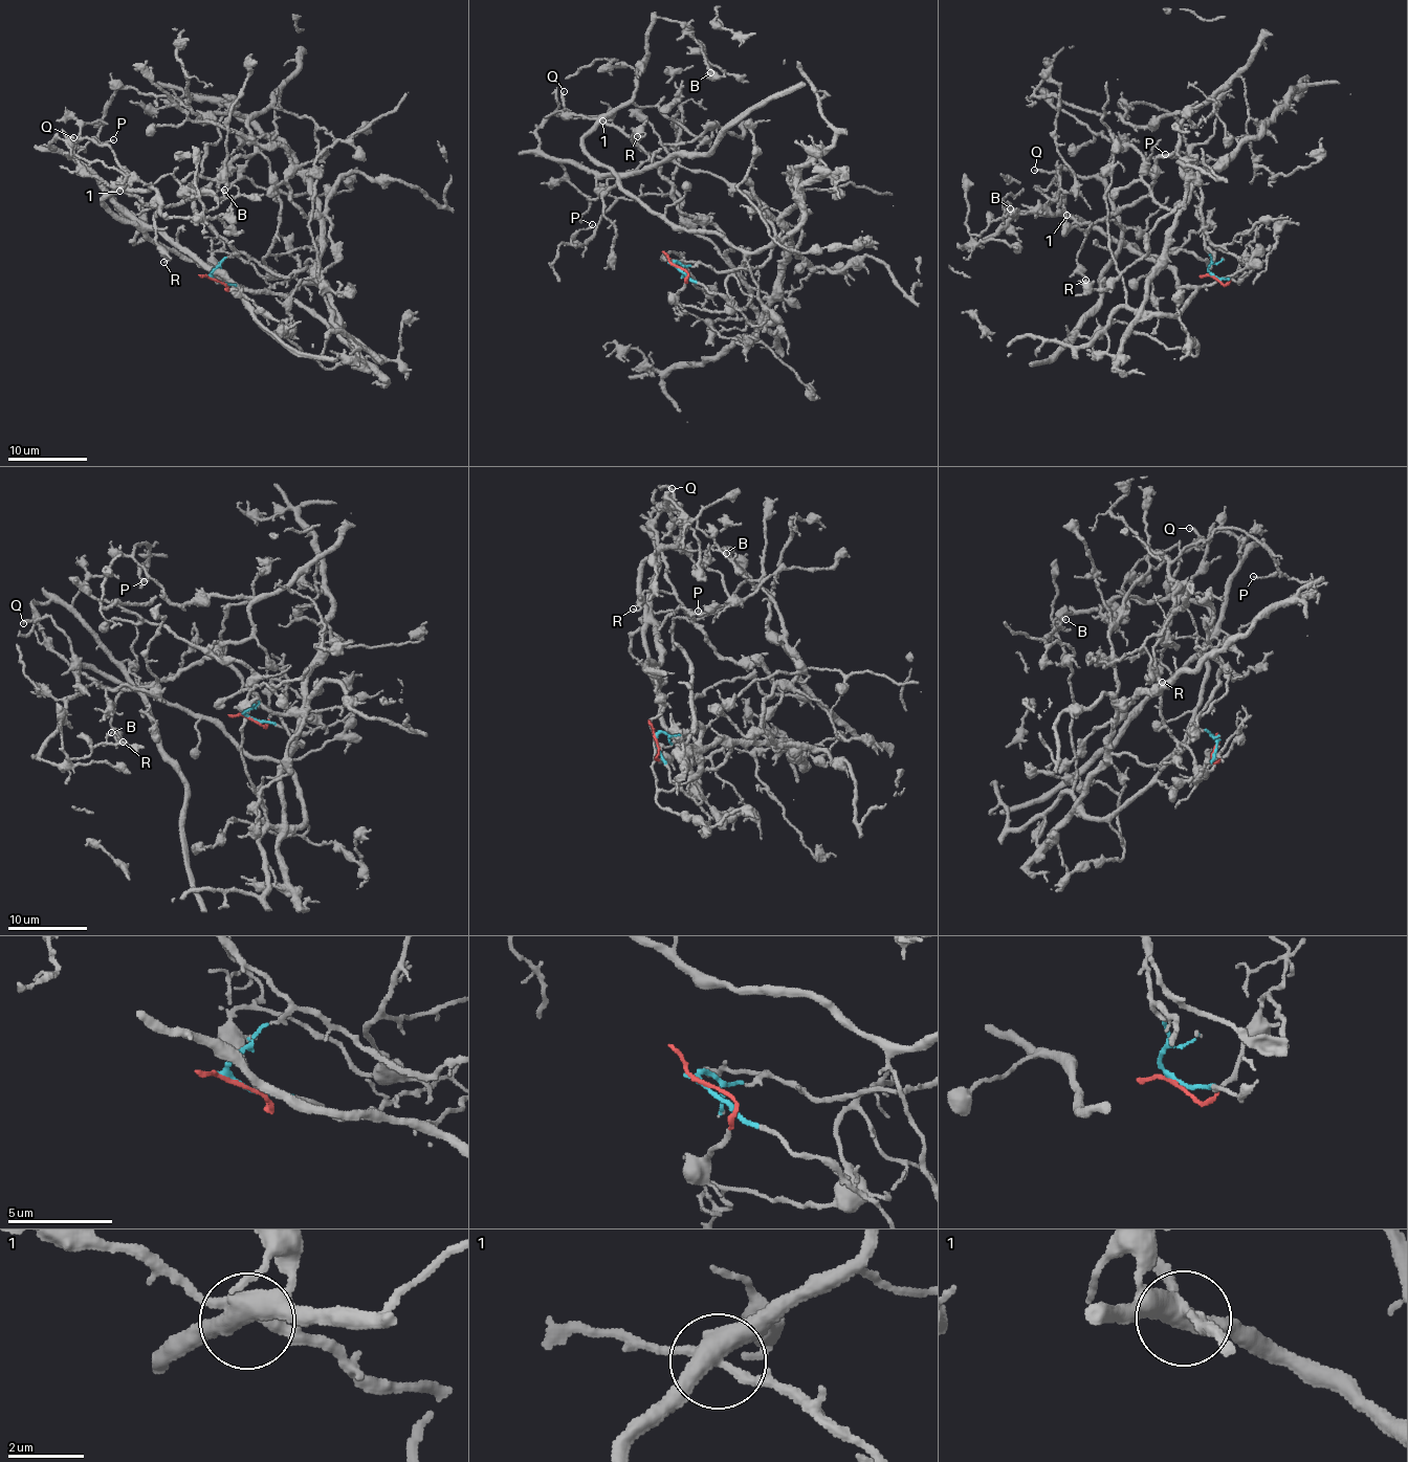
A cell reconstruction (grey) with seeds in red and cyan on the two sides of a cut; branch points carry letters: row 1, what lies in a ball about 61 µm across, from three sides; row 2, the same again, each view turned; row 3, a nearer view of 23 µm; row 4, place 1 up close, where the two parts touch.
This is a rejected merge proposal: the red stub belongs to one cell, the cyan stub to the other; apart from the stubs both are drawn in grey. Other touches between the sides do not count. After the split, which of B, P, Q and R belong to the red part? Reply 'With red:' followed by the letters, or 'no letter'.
With red: P, R

